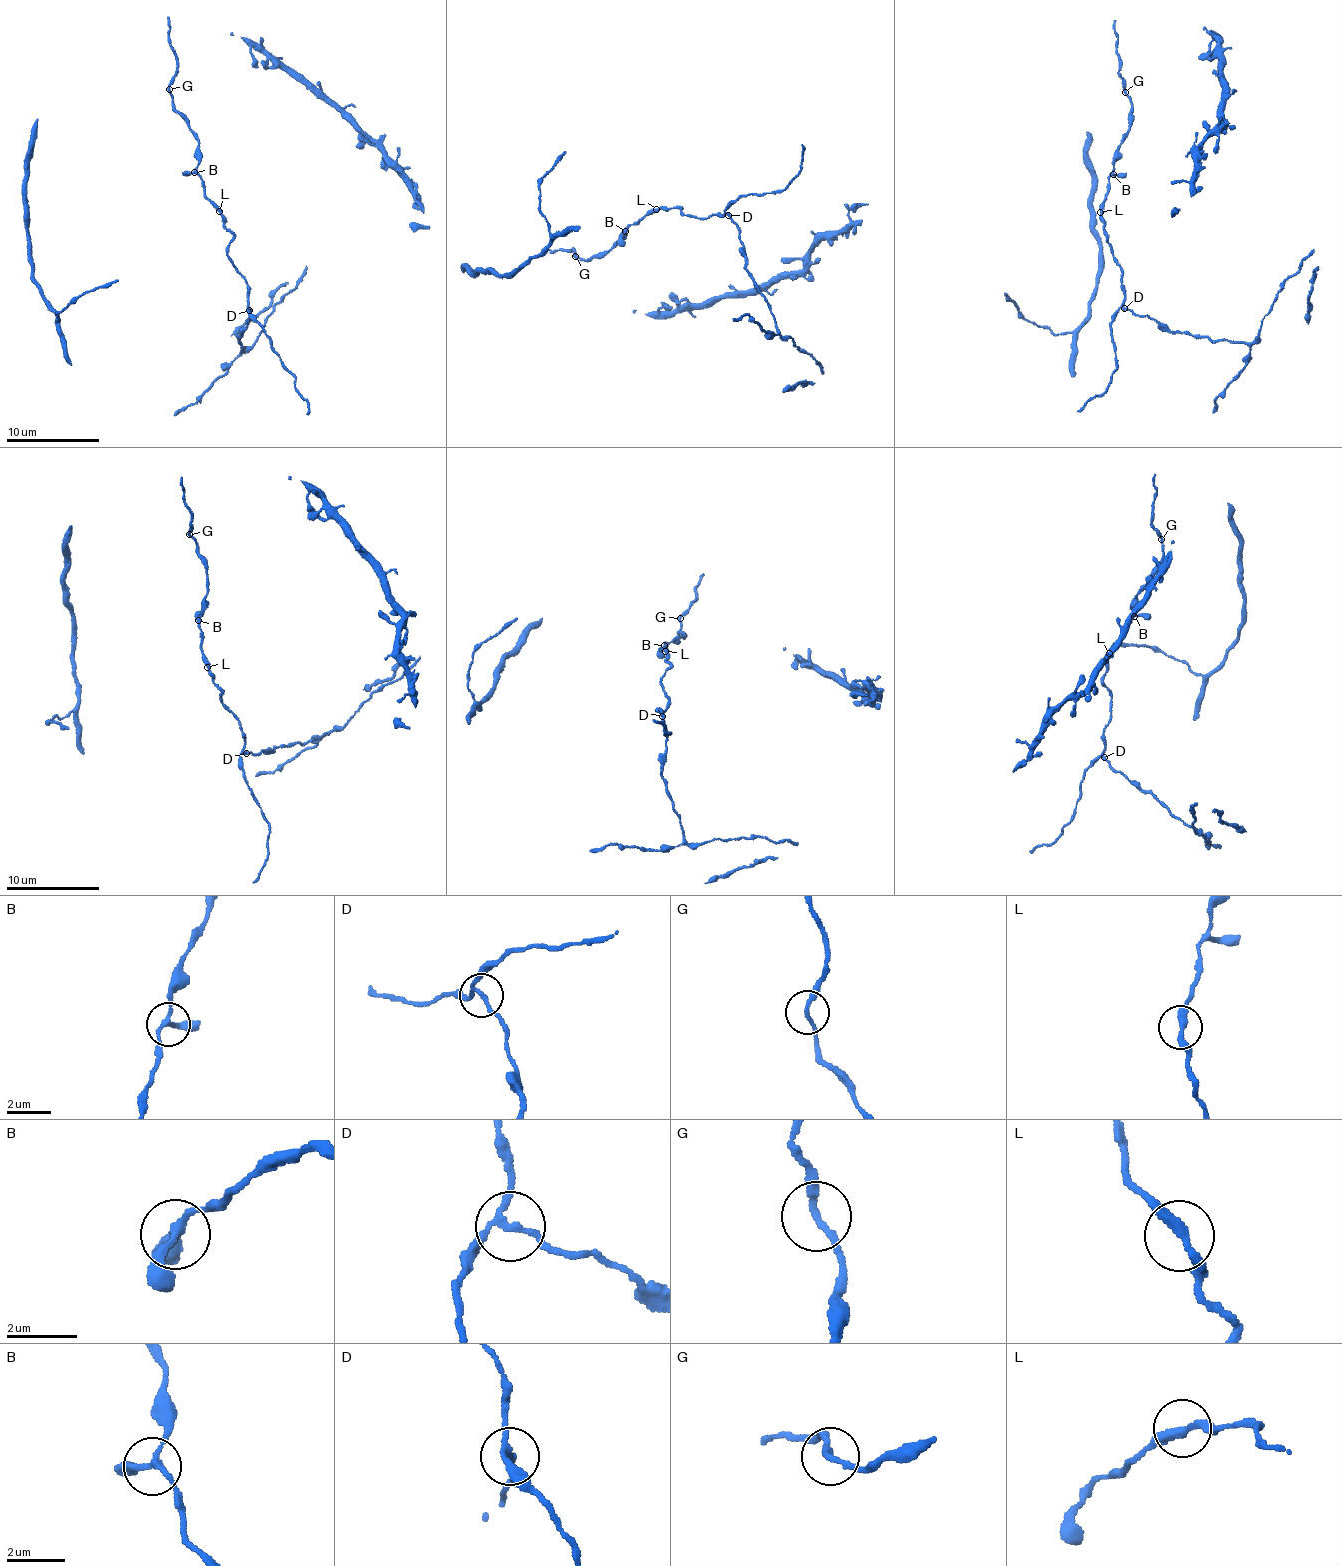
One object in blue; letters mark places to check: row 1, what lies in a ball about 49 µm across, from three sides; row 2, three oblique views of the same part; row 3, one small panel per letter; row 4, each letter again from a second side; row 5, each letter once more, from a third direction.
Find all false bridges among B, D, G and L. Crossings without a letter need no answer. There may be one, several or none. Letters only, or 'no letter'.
D

